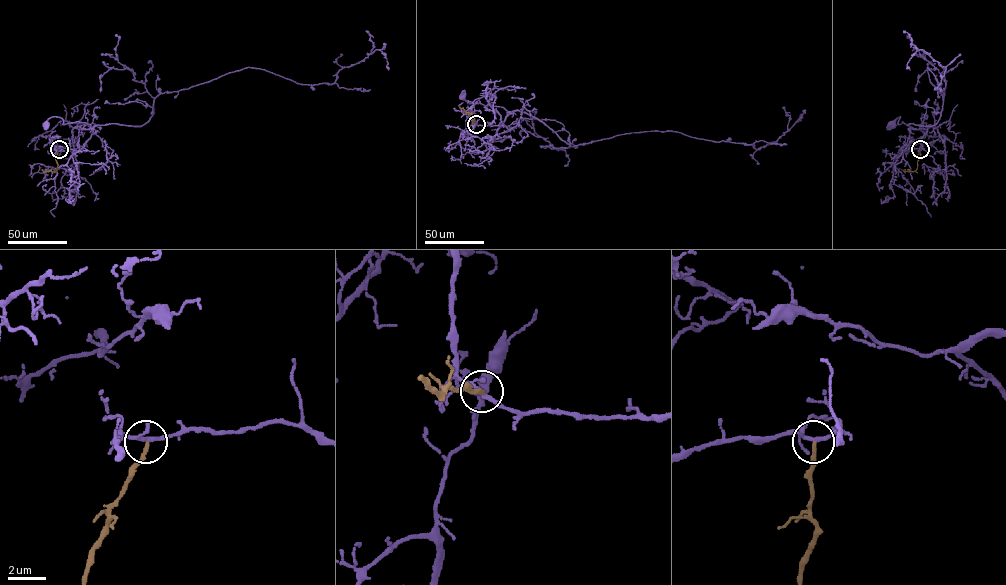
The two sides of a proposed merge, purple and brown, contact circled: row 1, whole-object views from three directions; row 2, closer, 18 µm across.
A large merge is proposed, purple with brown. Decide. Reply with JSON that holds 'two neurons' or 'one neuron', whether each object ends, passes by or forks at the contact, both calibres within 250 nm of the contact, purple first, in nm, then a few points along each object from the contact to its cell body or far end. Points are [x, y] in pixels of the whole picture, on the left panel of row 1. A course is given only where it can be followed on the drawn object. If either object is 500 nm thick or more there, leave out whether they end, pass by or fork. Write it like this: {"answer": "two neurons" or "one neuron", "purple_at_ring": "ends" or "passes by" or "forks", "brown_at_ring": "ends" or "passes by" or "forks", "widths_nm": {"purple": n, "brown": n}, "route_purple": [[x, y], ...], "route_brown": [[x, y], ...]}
{"answer": "two neurons", "purple_at_ring": "forks", "brown_at_ring": "ends", "widths_nm": {"purple": 180, "brown": 200}, "route_purple": [[59, 148], [85, 144], [91, 127], [80, 127], [91, 125], [63, 124], [52, 116], [46, 125]], "route_brown": [[59, 148], [55, 157], [56, 171], [44, 172], [42, 169]]}

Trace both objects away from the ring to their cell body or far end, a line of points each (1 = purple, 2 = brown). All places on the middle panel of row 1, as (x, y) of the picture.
1: (476, 124), (503, 124), (508, 130), (506, 131), (497, 132), (507, 111), (480, 101), (468, 103), (463, 97)
2: (476, 124), (472, 123), (472, 116), (458, 105)

